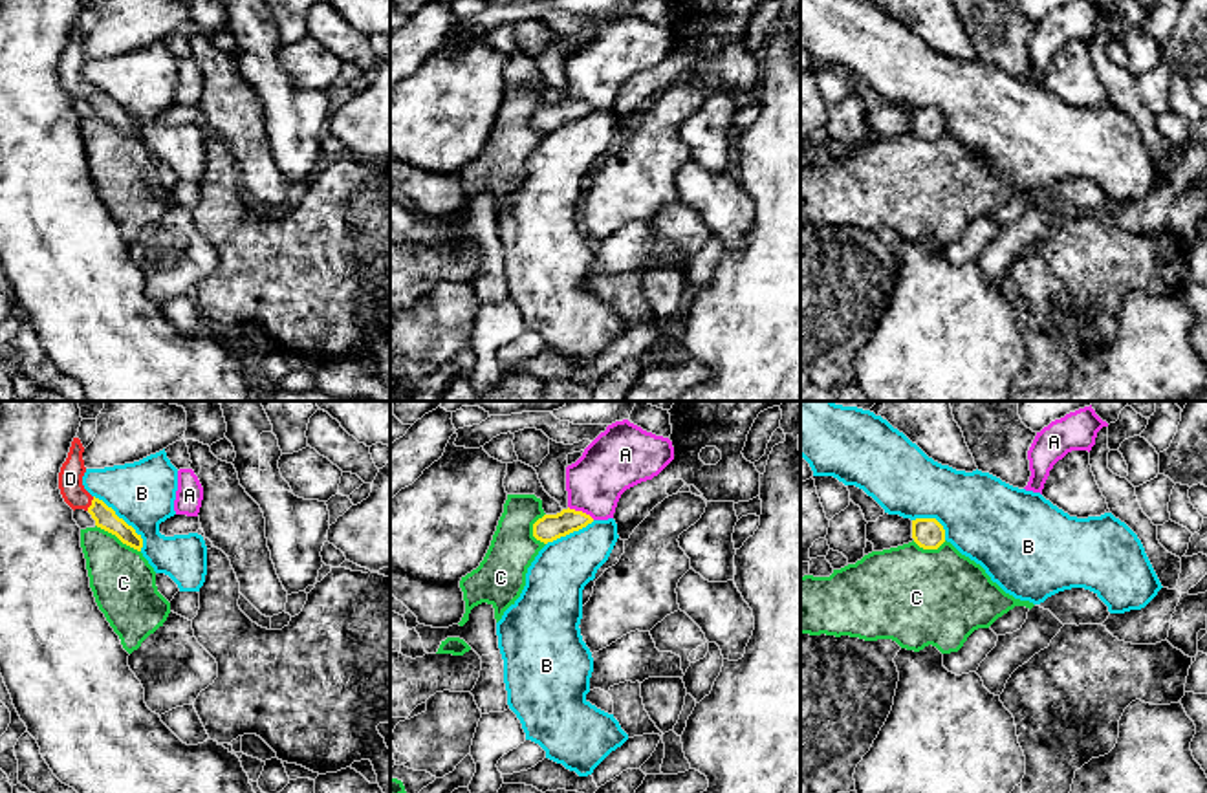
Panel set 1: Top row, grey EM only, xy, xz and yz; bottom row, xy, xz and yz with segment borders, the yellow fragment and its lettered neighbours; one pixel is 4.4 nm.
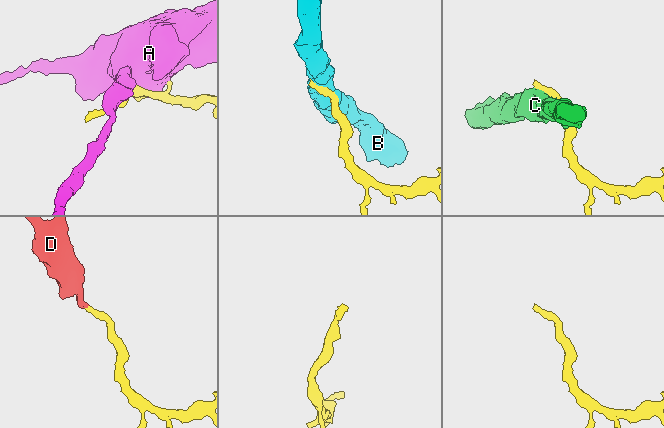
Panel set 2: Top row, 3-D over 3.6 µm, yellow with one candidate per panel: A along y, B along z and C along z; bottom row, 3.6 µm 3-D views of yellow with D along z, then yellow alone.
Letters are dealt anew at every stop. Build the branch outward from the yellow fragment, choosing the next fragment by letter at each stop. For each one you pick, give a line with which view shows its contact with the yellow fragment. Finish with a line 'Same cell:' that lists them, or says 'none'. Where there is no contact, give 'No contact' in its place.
D: Touches yellow in xy
Same cell: D

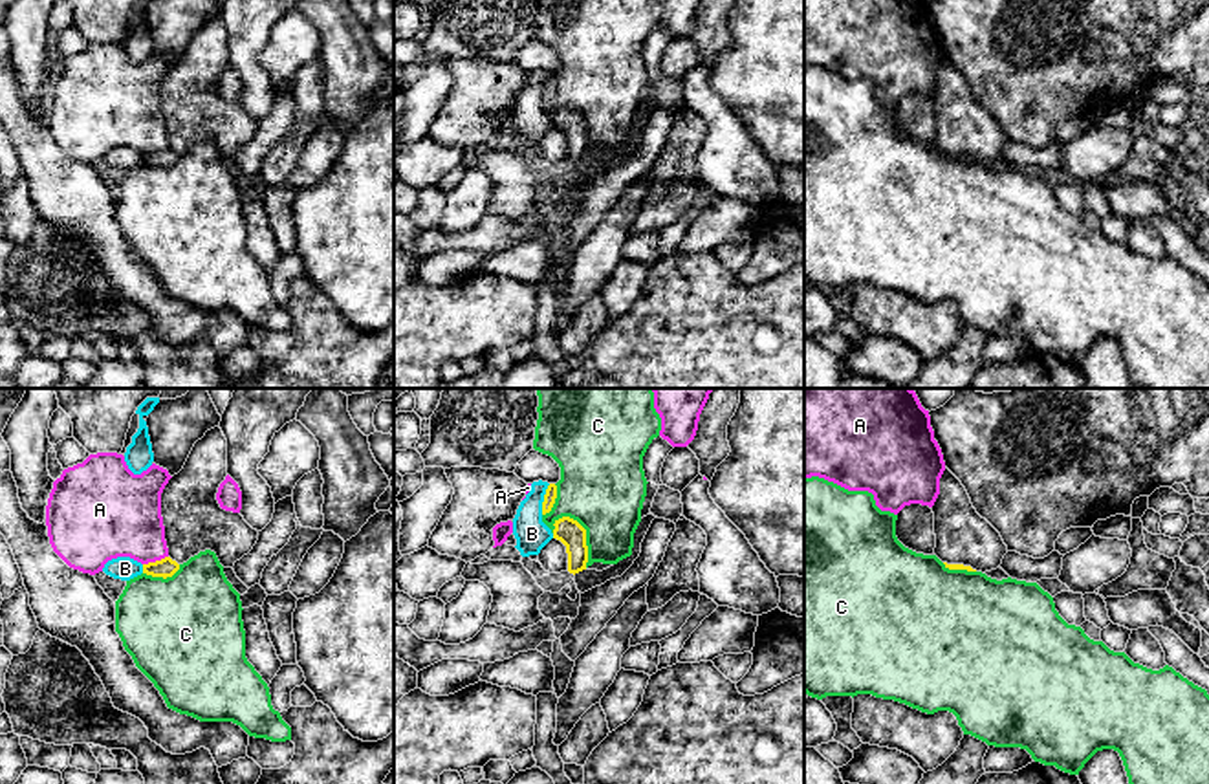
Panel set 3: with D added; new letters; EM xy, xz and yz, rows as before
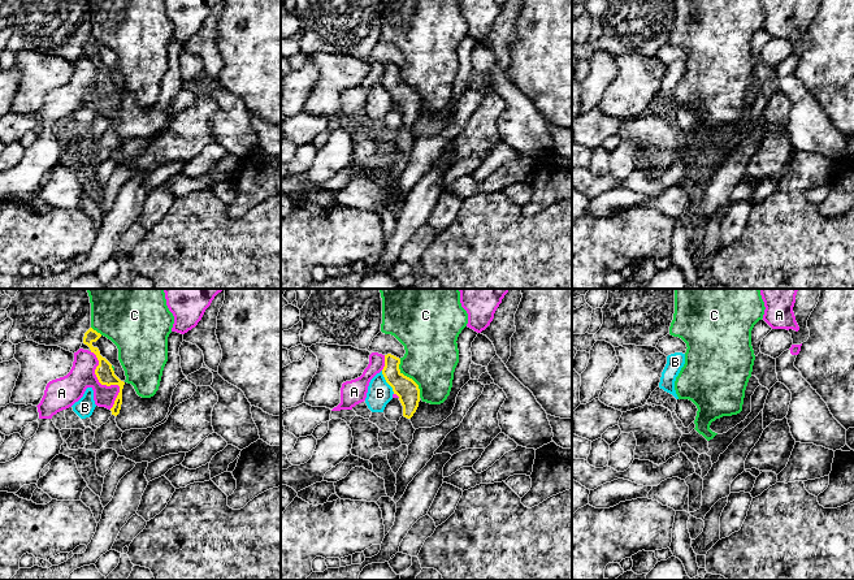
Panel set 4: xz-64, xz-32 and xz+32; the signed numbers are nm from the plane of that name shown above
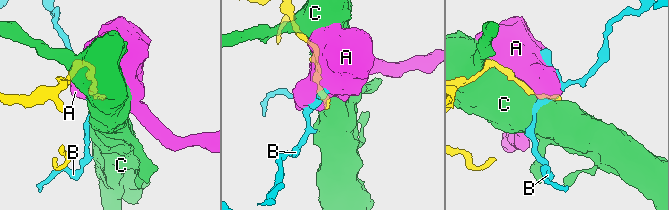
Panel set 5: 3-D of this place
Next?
Same cell: none

